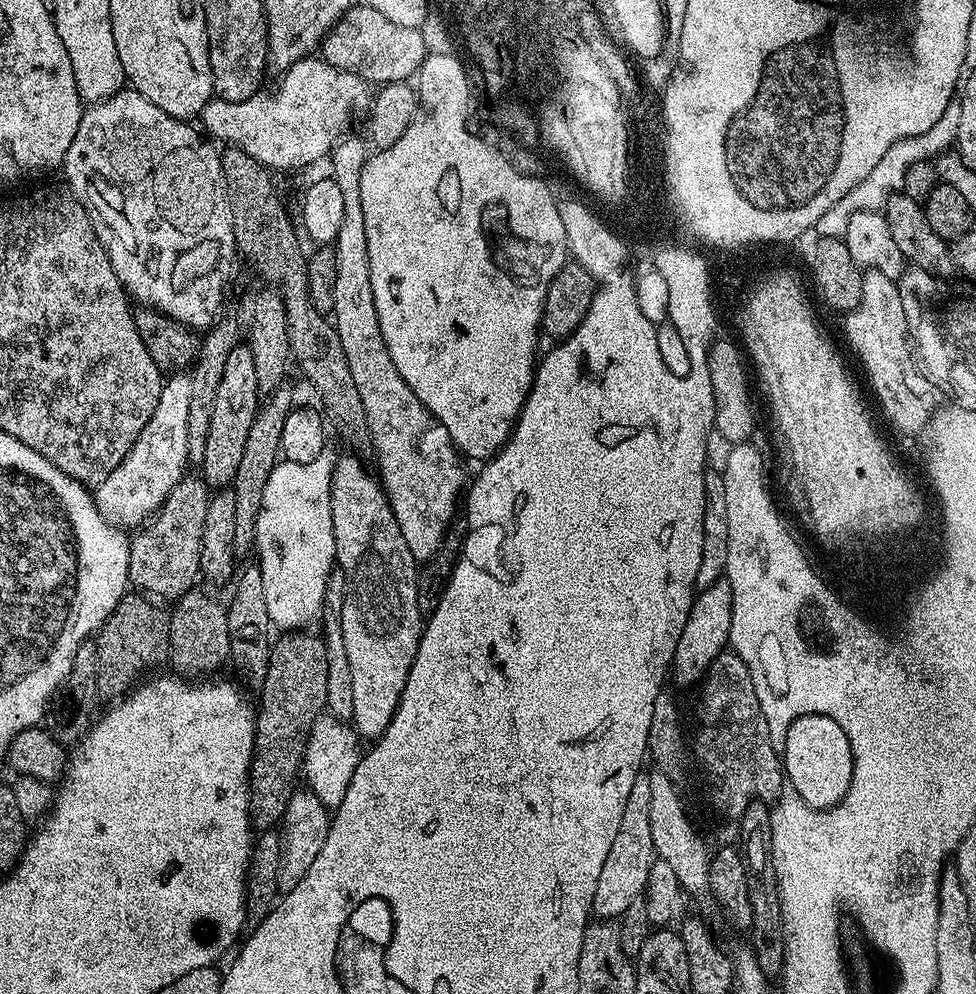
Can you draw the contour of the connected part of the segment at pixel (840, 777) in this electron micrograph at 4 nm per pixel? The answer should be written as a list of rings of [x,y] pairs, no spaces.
[[[798,716],[790,725],[789,748],[782,756],[782,767],[791,791],[803,804],[817,810],[835,808],[854,783],[852,751],[846,730],[832,716]]]

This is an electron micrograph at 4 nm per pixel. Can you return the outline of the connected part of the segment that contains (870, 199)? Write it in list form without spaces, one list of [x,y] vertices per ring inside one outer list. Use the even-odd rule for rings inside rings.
[[[954,102],[950,106],[946,106],[946,114],[942,114],[942,118],[938,118],[938,122],[925,136],[913,136],[911,140],[901,141],[897,149],[883,156],[878,162],[878,166],[874,166],[874,170],[870,170],[870,174],[866,174],[866,178],[862,178],[862,182],[858,182],[858,186],[854,186],[854,190],[850,190],[850,194],[846,194],[846,198],[842,198],[834,206],[830,206],[830,210],[826,210],[826,214],[822,214],[822,218],[816,223],[815,231],[821,237],[843,237],[847,228],[849,218],[856,212],[875,212],[883,209],[888,203],[889,196],[893,195],[897,190],[903,189],[904,179],[911,168],[923,165],[924,160],[928,160],[931,156],[939,157],[943,148],[953,145],[956,139],[956,131],[959,124],[959,103]]]

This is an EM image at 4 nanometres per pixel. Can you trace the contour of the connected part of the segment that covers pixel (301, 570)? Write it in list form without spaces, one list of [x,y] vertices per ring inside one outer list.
[[[321,450],[314,462],[278,462],[266,482],[256,523],[254,556],[260,559],[258,579],[266,598],[269,621],[284,632],[317,623],[324,608],[328,579],[334,575],[336,543],[330,510],[332,472],[337,457]]]

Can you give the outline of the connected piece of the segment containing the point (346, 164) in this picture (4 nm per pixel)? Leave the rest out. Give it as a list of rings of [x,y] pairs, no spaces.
[[[353,134],[345,135],[344,139],[332,149],[330,153],[330,176],[336,180],[338,187],[342,190],[343,205],[345,207],[345,217],[342,218],[342,226],[338,229],[338,234],[334,241],[334,247],[337,254],[337,277],[334,283],[333,292],[333,308],[330,316],[336,325],[336,333],[342,340],[342,347],[346,352],[346,360],[349,362],[351,377],[354,378],[355,389],[358,390],[358,395],[362,400],[362,406],[365,407],[366,426],[369,428],[369,441],[371,451],[376,451],[376,464],[380,467],[378,471],[378,479],[384,489],[384,493],[388,496],[388,501],[392,507],[394,518],[398,522],[398,530],[402,530],[402,538],[406,538],[406,546],[410,546],[410,554],[418,562],[427,562],[440,551],[441,545],[444,544],[446,537],[449,535],[448,527],[452,524],[452,515],[456,512],[456,503],[461,503],[462,493],[466,488],[466,480],[464,484],[464,468],[460,465],[460,456],[452,449],[453,433],[449,432],[448,426],[442,423],[439,418],[432,413],[423,402],[414,394],[414,390],[410,390],[410,386],[406,386],[406,382],[402,378],[402,374],[398,374],[398,366],[394,366],[394,360],[390,358],[390,350],[386,350],[386,342],[382,338],[382,326],[378,326],[378,310],[374,310],[374,290],[370,290],[370,254],[366,254],[366,218],[362,218],[362,194],[360,193],[360,178],[364,169],[364,162],[368,159],[369,149],[364,149],[364,144],[358,137]]]

